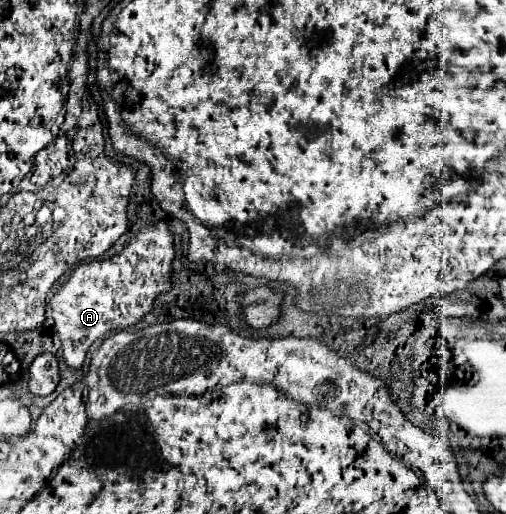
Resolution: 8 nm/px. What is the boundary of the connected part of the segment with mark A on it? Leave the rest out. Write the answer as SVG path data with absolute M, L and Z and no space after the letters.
M159 222L159 228L143 228L121 254L109 260L95 260L77 266L49 302L55 330L61 338L63 360L73 370L83 366L87 350L95 340L105 338L110 330L133 326L151 312L155 296L169 290L173 256L173 236L167 230L167 224Z

